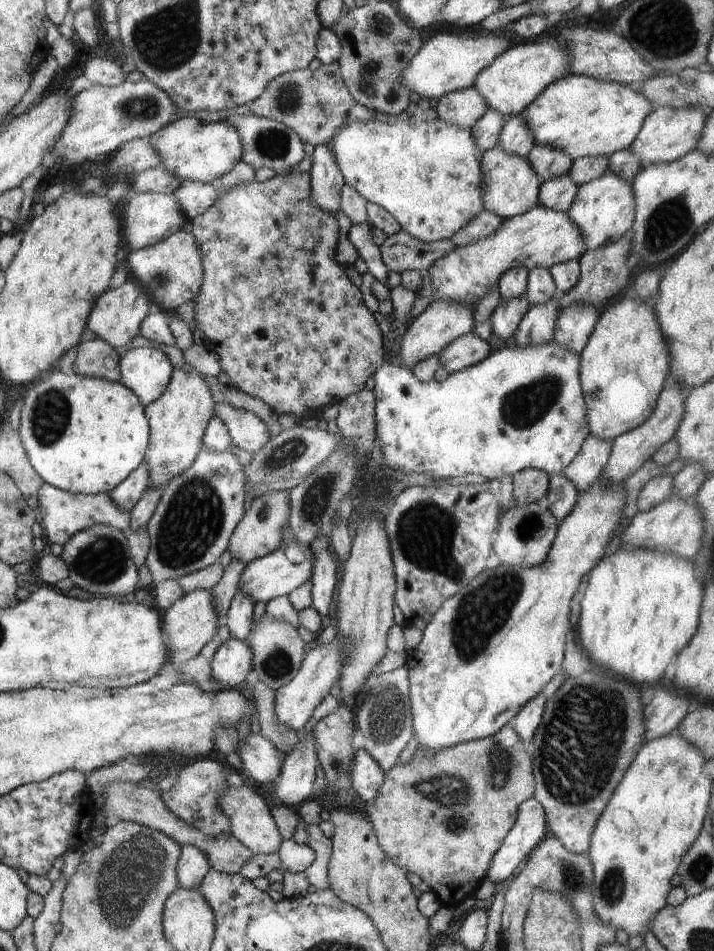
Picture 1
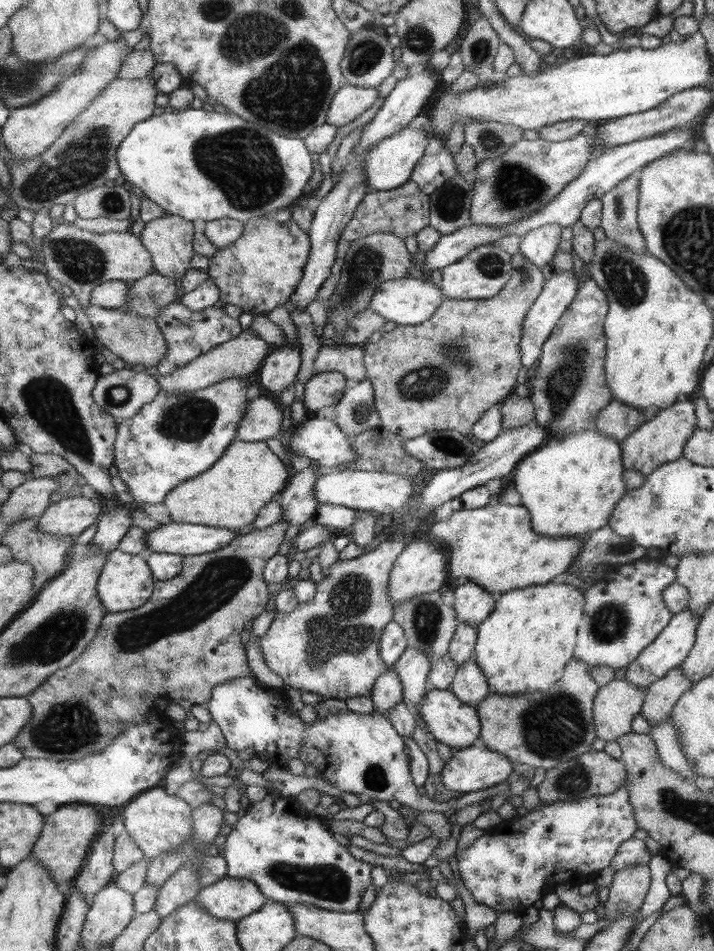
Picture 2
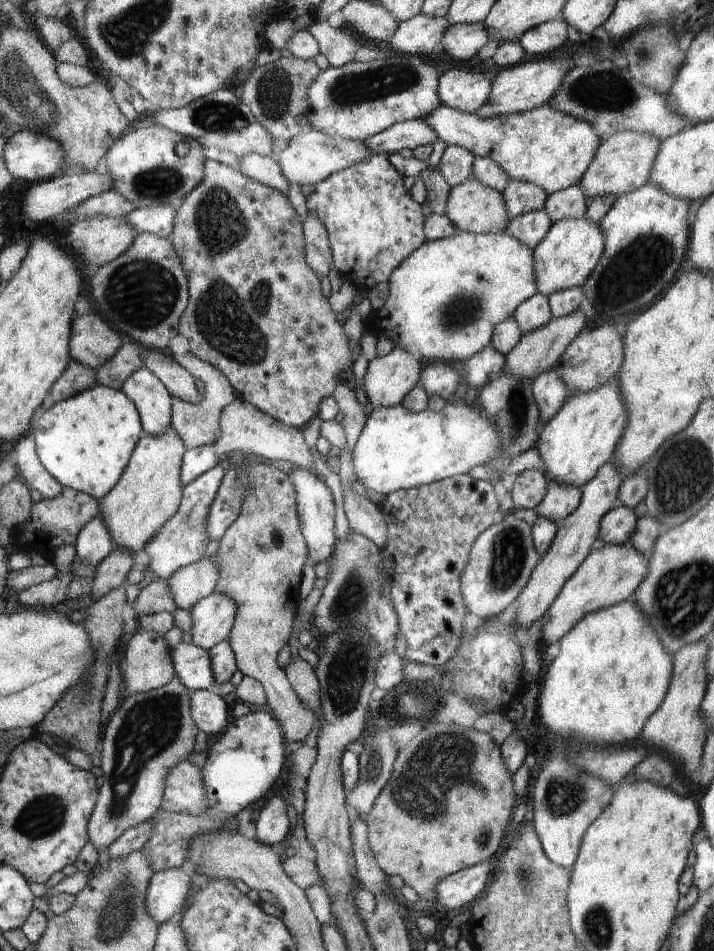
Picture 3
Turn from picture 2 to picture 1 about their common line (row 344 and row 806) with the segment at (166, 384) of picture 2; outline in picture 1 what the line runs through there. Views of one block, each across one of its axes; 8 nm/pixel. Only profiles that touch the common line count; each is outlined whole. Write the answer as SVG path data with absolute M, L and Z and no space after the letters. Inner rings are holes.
M245 783L239 787L228 787L219 800L219 807L229 818L232 836L247 846L254 854L279 852L283 841L279 828L270 814L268 804L251 787L246 786Z

